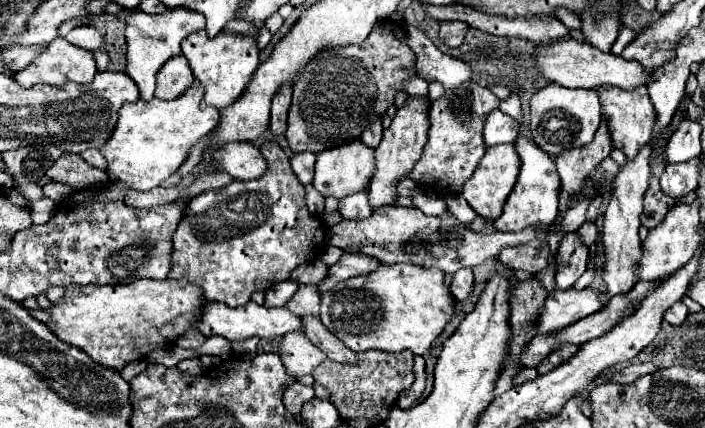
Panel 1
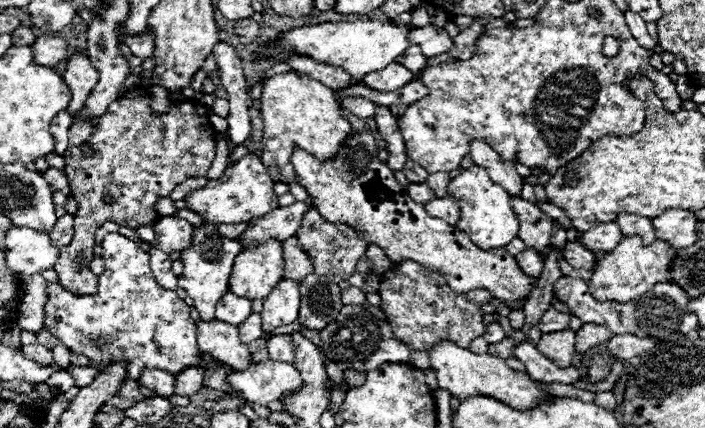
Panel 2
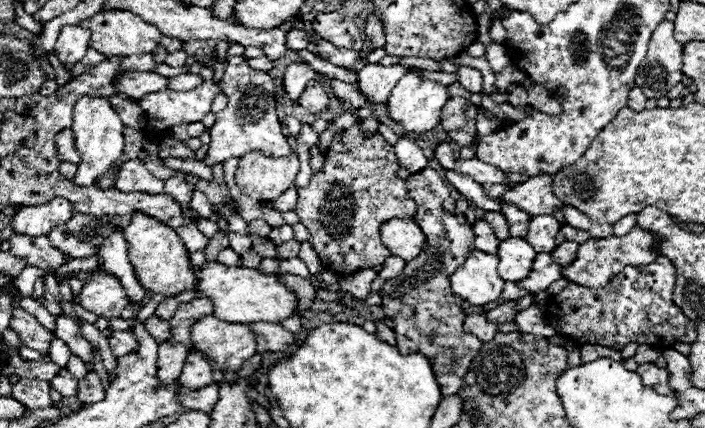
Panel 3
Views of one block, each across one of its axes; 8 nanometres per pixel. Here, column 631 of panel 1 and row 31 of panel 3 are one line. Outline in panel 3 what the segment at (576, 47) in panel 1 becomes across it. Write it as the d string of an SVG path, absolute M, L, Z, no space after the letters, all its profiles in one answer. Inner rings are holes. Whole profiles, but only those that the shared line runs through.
M64 26L56 40L56 54L62 64L76 64L90 48L90 30L82 26Z

